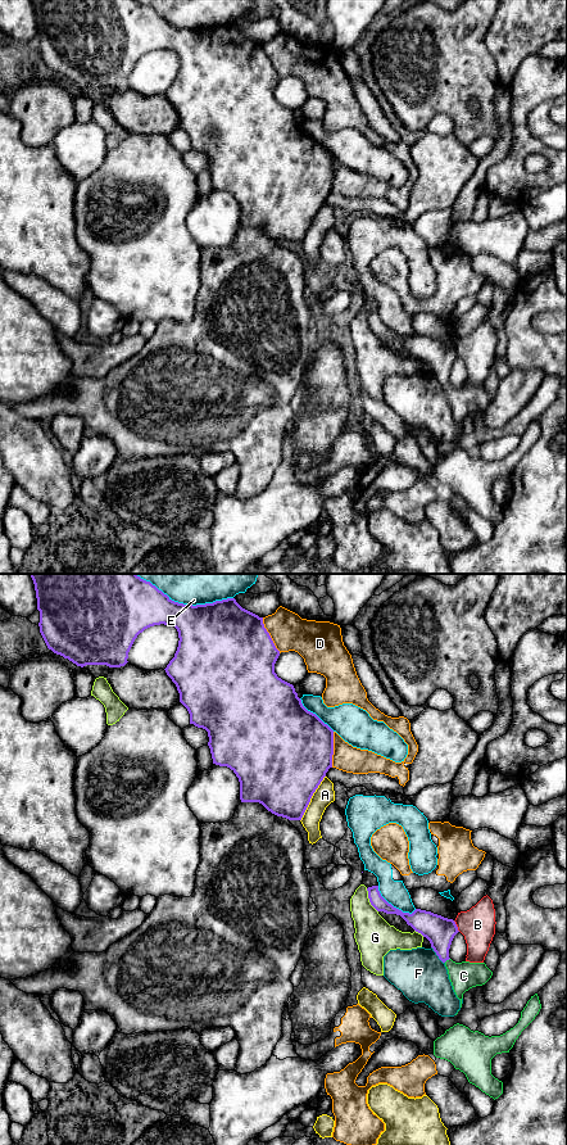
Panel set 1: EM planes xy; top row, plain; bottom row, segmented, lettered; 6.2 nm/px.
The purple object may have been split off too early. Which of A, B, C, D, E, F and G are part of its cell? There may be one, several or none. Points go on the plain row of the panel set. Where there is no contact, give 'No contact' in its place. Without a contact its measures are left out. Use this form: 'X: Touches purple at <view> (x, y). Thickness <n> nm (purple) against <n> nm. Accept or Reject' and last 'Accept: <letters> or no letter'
A: Touches purple at xy (311, 222). Thickness 480 nm (purple) against 120 nm. Reject
B: Touches purple at xy (456, 351). Thickness 180 nm (purple) against 220 nm. Reject
C: Touches purple at xy (447, 384). Thickness 180 nm (purple) against 180 nm. Accept
D: Touches purple at xy (270, 60). Thickness 500 nm (purple) against 240 nm. Reject
E: Touches purple at xy (185, 30). Thickness 400 nm (purple) against 190 nm. Reject
F: Touches purple at xy (436, 379). Thickness 180 nm (purple) against 320 nm. Reject
G: Touches purple at xy (370, 325). Thickness 90 nm (purple) against 240 nm. Reject
Accept: C

